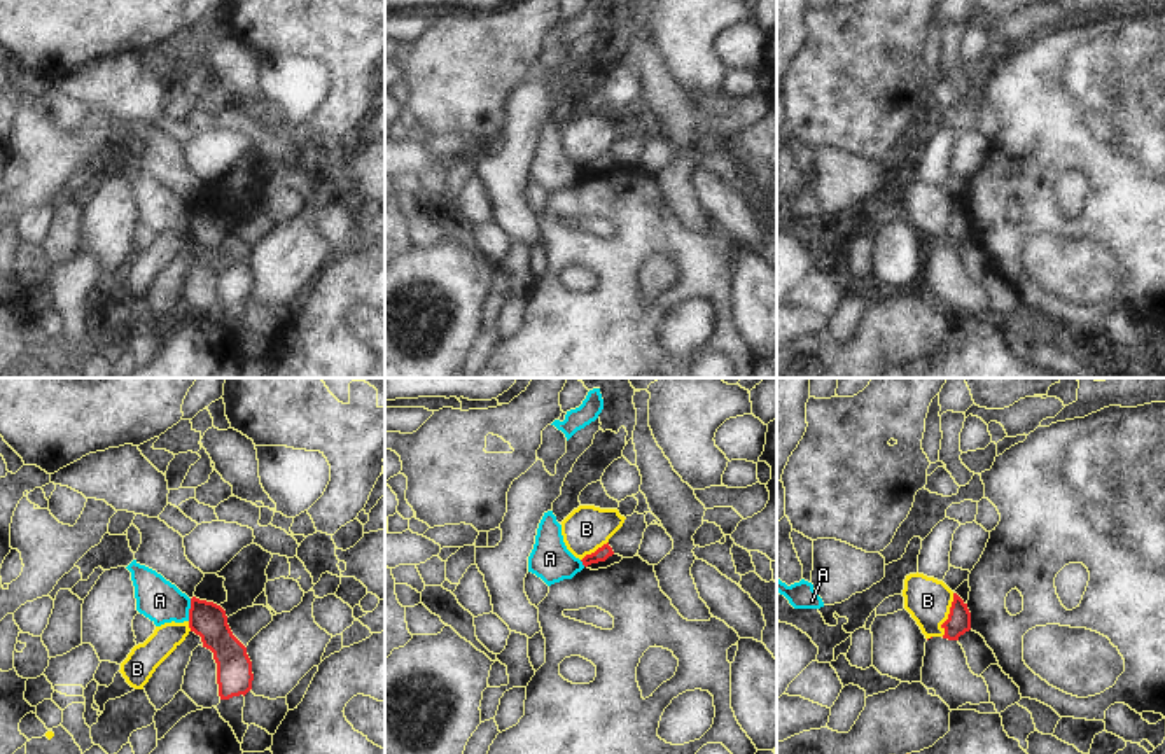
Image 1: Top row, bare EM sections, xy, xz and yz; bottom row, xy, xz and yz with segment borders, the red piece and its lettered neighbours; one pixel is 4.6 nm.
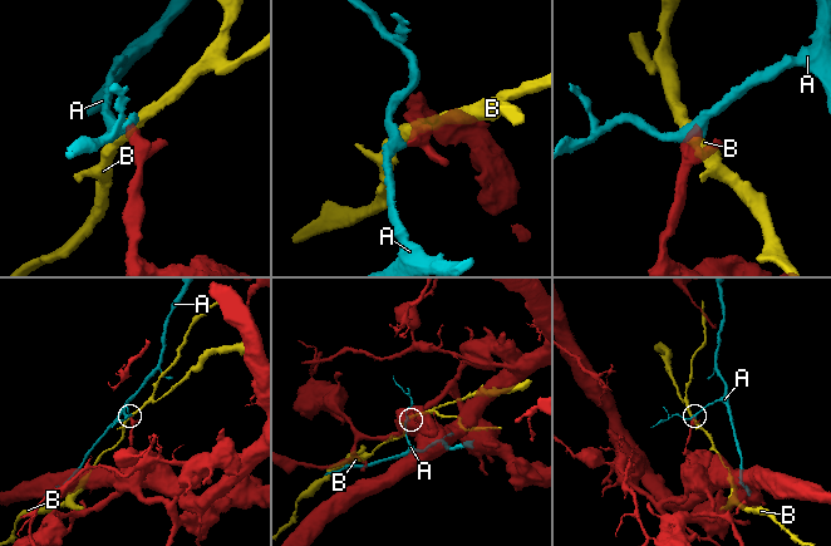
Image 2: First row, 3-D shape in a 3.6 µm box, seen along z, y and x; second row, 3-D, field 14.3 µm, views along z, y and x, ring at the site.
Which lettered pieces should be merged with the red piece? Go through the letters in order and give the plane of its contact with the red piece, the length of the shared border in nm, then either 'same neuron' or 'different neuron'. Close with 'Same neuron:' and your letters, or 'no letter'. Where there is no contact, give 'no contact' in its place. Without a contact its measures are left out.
A: xy | 110 nm | different neuron
B: yz | 200 nm | different neuron
Same neuron: no letter

